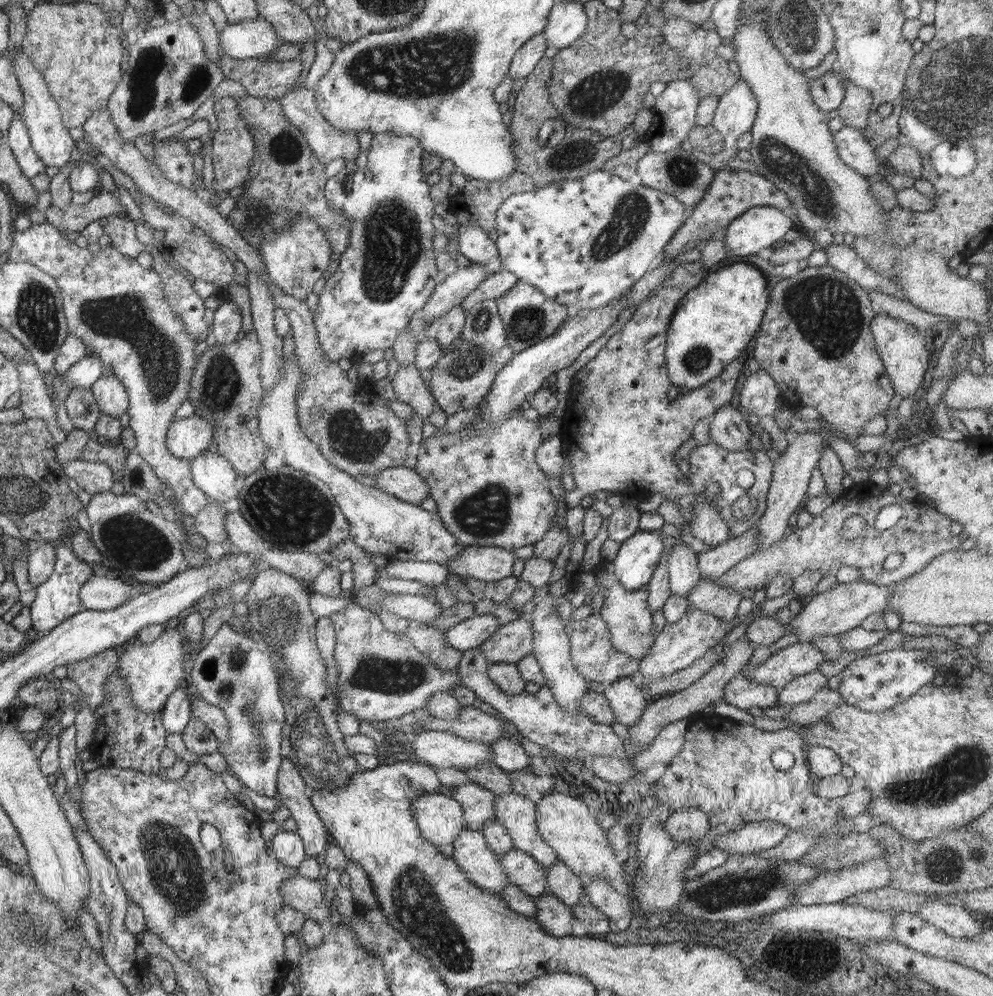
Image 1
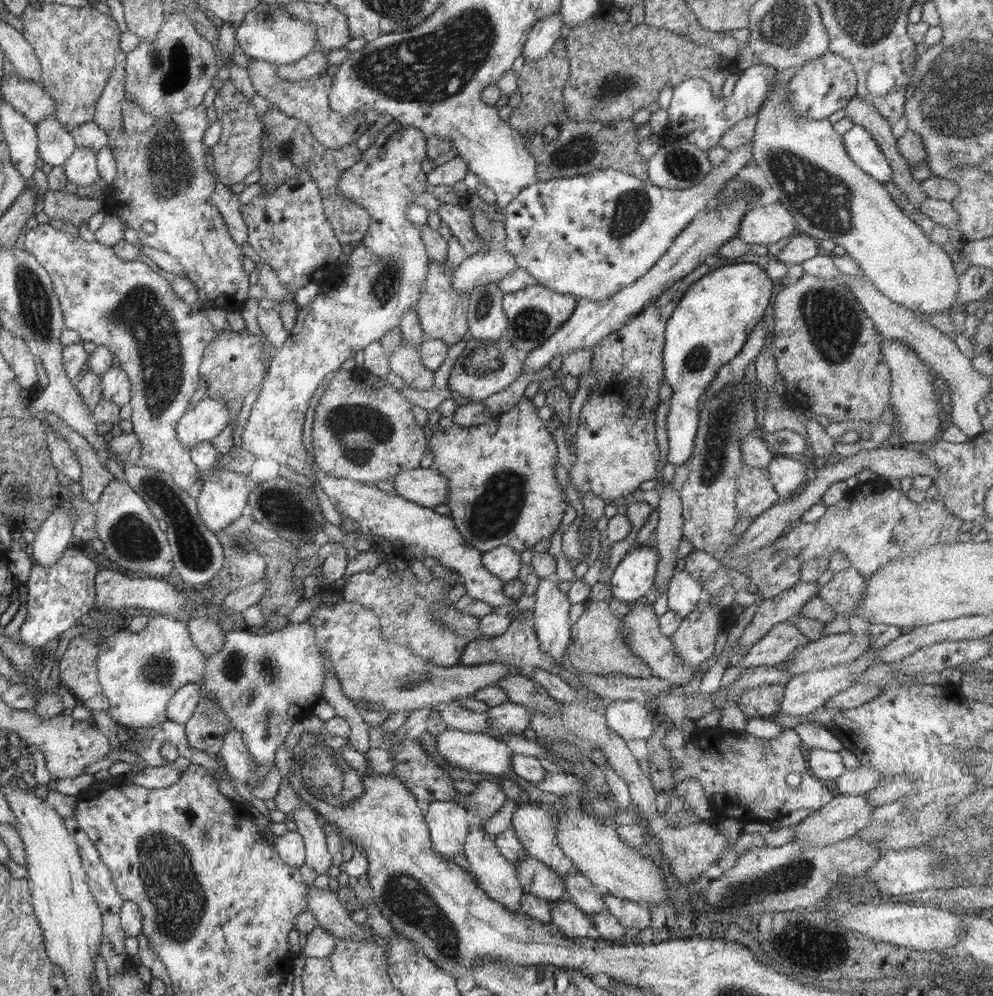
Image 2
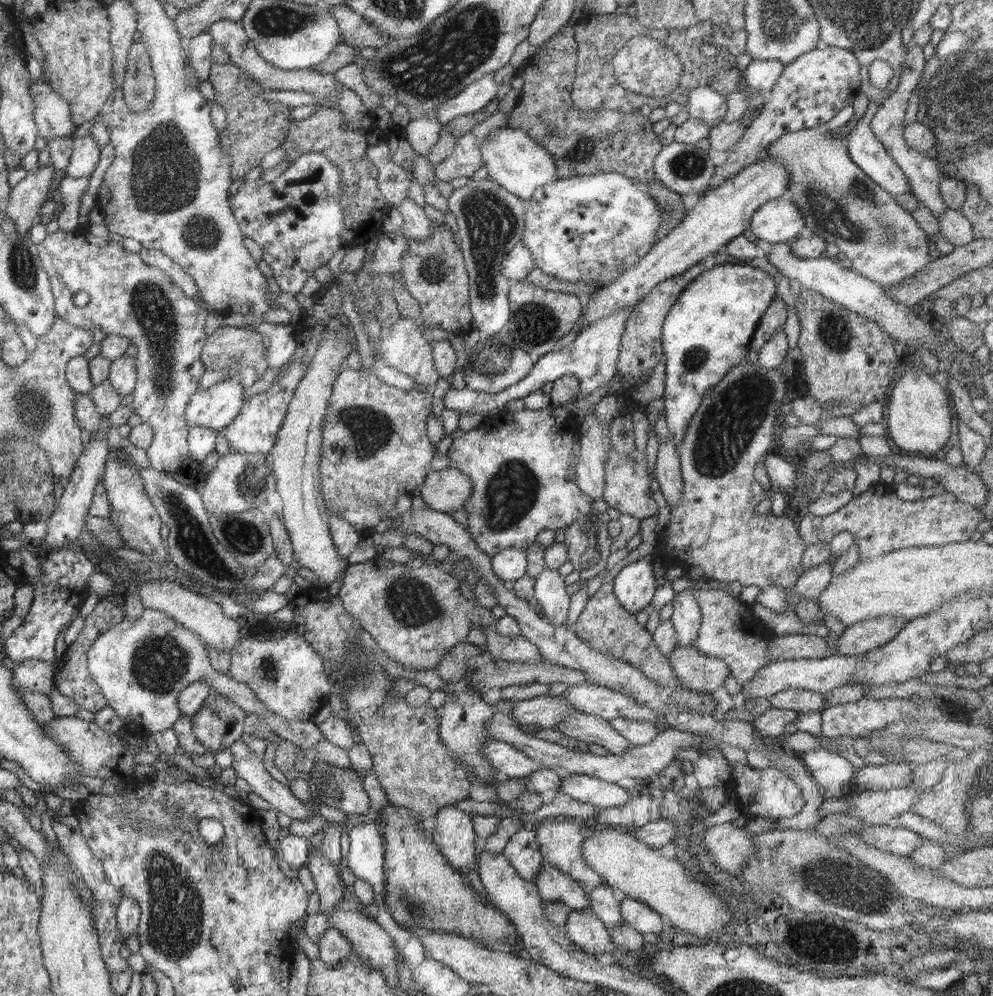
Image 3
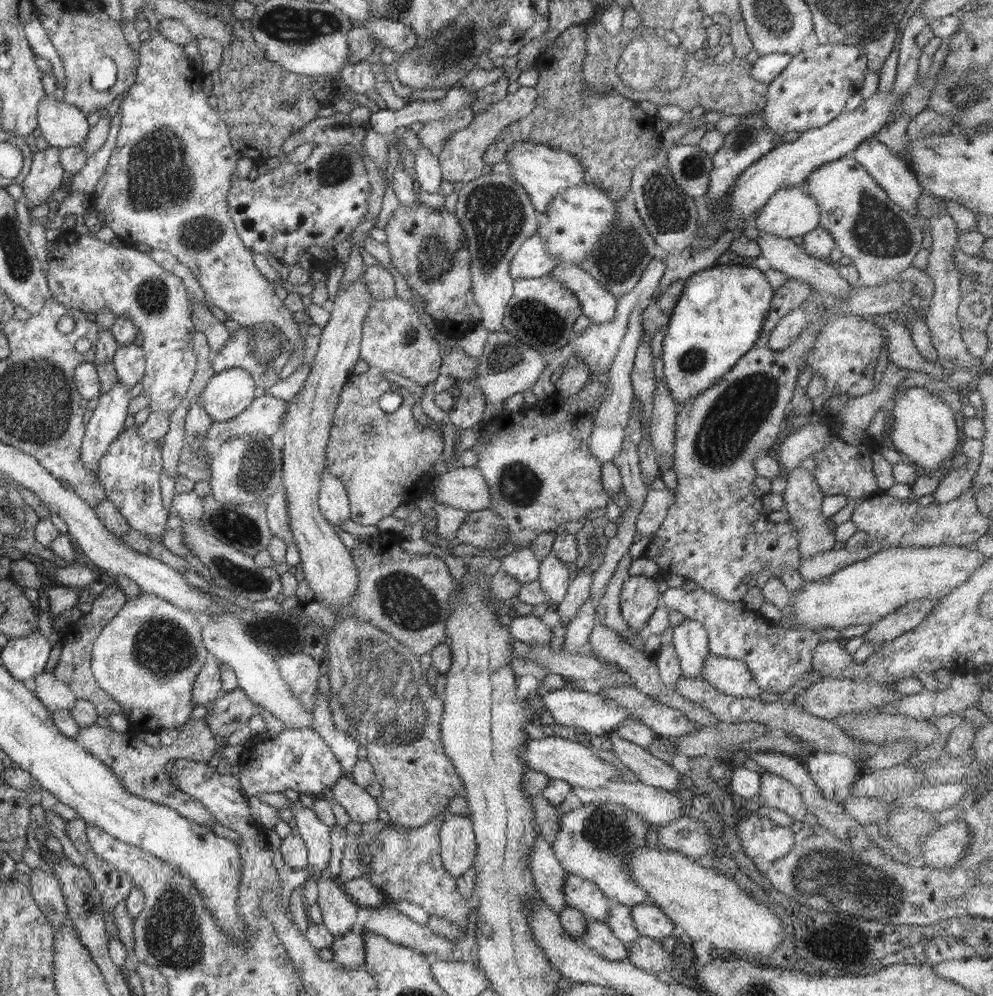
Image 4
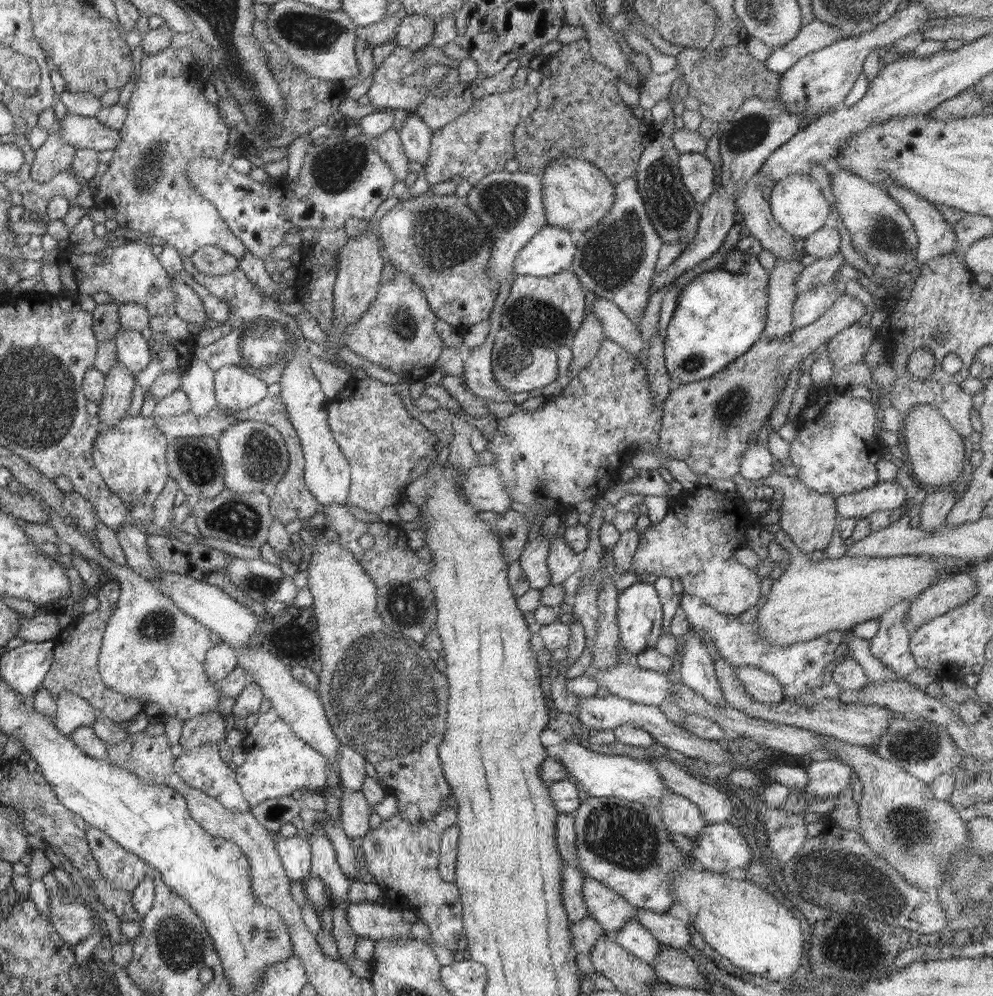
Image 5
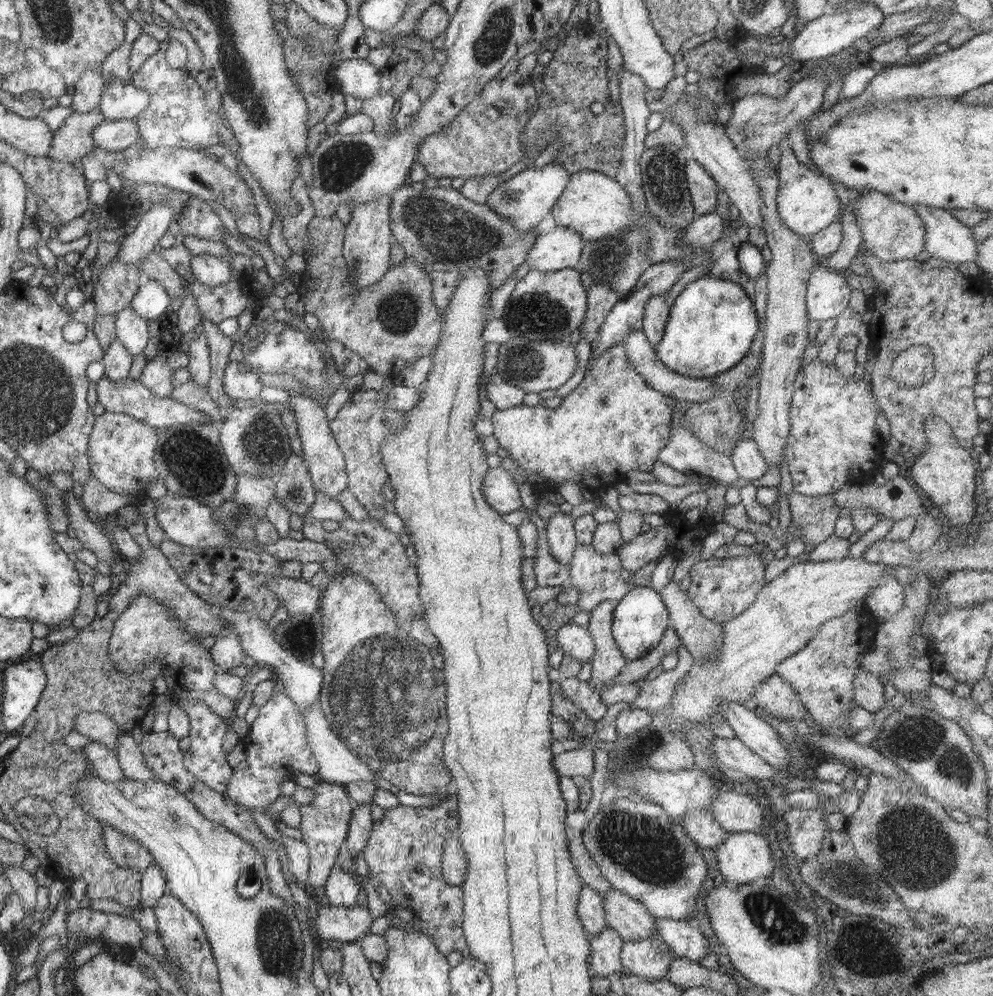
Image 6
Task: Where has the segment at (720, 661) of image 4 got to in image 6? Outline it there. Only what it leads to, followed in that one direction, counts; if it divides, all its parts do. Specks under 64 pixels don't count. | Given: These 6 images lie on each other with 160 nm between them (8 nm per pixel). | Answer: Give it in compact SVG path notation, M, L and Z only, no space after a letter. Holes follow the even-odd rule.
M776 673L755 688L752 698L755 706L765 708L773 718L800 720L808 713L795 688Z

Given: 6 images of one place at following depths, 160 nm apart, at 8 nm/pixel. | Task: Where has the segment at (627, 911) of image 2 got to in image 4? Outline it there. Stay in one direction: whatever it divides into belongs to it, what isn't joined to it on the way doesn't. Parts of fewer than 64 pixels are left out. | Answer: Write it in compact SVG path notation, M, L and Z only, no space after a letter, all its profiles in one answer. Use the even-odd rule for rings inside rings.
M642 903L631 908L634 925L640 935L663 940L673 936L676 925L656 905Z

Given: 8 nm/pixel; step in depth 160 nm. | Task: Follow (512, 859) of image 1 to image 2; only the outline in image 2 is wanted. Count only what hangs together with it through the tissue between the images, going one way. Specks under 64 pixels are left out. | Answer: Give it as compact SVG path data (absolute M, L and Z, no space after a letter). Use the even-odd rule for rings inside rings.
M526 856L515 862L516 876L526 893L545 901L566 900L562 875L546 864Z

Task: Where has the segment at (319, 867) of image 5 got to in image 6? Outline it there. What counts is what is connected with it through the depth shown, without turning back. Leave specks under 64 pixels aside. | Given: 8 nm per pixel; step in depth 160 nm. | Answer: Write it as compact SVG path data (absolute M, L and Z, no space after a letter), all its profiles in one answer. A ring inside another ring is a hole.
M334 866L328 882L318 894L318 900L336 907L352 908L357 904L360 886L354 881L350 873L342 872Z

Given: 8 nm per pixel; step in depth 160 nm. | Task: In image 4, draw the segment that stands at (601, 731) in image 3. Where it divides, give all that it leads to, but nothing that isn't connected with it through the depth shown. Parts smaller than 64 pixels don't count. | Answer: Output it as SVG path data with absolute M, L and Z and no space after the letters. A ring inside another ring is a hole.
M615 731L604 735L610 739L610 750L640 782L670 792L683 790L680 787L682 780L678 779L679 772L671 764L658 759L648 749L626 740Z

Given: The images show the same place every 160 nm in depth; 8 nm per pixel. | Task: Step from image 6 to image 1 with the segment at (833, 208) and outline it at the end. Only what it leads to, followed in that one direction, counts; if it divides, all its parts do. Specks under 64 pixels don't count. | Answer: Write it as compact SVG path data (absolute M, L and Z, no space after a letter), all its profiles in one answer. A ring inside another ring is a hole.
M752 207L750 210L743 212L738 218L735 218L726 230L724 236L724 245L728 255L750 256L755 254L765 254L778 241L784 241L786 233L796 225L790 219L790 213L785 214L783 211L774 207Z

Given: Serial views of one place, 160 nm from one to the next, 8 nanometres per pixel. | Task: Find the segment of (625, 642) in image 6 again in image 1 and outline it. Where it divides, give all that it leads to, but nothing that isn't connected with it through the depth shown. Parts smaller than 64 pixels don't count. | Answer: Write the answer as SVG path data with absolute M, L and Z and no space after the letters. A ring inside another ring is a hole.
M639 530L621 542L616 558L610 563L613 575L626 590L646 589L662 558L665 544L661 531Z

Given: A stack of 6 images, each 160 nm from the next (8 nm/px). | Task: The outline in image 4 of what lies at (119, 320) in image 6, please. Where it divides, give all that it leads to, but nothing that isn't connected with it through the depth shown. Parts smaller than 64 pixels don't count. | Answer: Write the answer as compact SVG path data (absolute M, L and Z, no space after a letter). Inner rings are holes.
M135 343L118 347L113 358L119 382L132 389L145 376L146 352Z

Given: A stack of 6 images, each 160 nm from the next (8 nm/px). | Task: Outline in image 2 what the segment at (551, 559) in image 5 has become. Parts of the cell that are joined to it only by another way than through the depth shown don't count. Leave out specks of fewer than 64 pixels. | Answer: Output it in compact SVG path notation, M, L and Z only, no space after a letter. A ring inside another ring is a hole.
M542 579L534 594L535 633L542 652L553 660L553 664L562 664L571 637L568 610L572 603L558 585L558 582Z

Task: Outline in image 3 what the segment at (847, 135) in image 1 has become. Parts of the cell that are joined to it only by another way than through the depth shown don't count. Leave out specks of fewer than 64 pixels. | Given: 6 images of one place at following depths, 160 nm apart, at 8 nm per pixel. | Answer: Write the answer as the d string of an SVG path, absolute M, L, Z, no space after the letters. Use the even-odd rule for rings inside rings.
M878 103L869 104L866 113L845 137L847 151L860 169L896 198L899 194L908 193L910 184L904 171L871 129L872 117L880 106Z

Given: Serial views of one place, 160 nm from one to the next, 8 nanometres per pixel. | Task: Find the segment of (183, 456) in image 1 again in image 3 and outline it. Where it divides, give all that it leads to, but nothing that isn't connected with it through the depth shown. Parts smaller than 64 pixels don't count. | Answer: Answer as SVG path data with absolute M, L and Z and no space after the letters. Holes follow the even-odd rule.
M234 375L216 386L199 390L190 399L186 410L187 425L211 428L222 432L240 414L242 408L242 384Z

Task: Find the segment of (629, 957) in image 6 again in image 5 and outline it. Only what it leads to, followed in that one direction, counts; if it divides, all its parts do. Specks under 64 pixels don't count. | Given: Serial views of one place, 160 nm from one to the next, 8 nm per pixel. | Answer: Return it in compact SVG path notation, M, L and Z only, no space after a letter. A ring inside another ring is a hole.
M630 920L630 924L622 926L613 935L615 942L620 944L626 952L644 960L649 965L654 963L662 944L637 920Z

